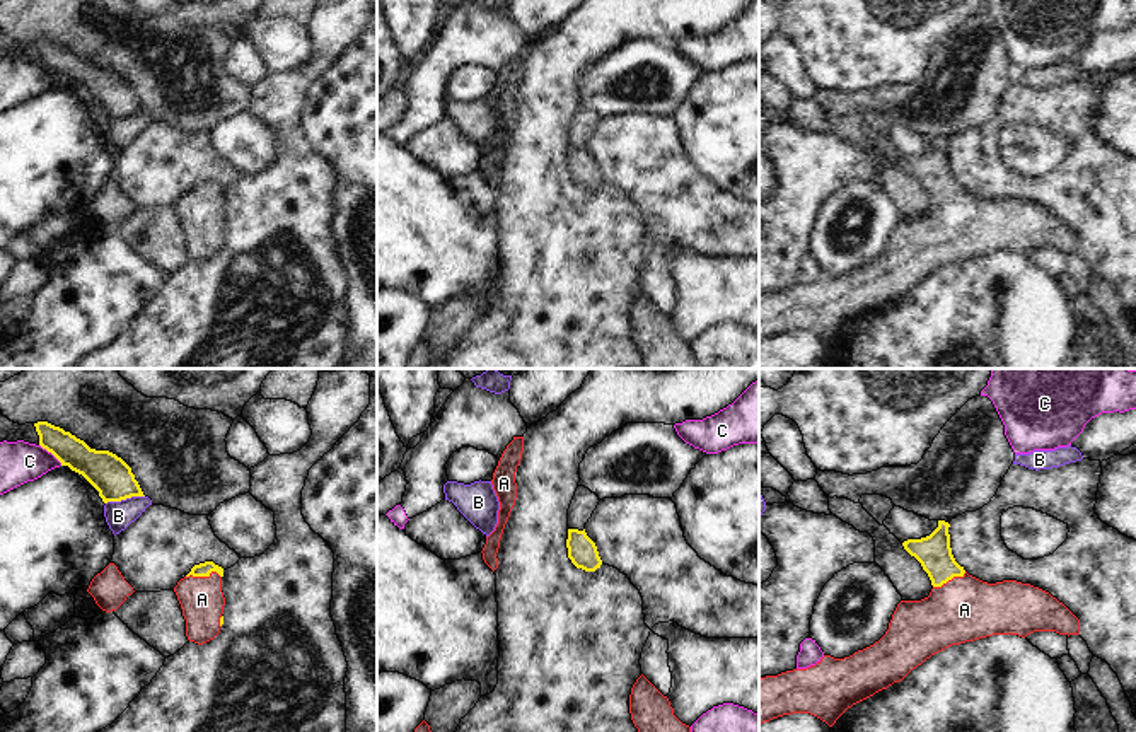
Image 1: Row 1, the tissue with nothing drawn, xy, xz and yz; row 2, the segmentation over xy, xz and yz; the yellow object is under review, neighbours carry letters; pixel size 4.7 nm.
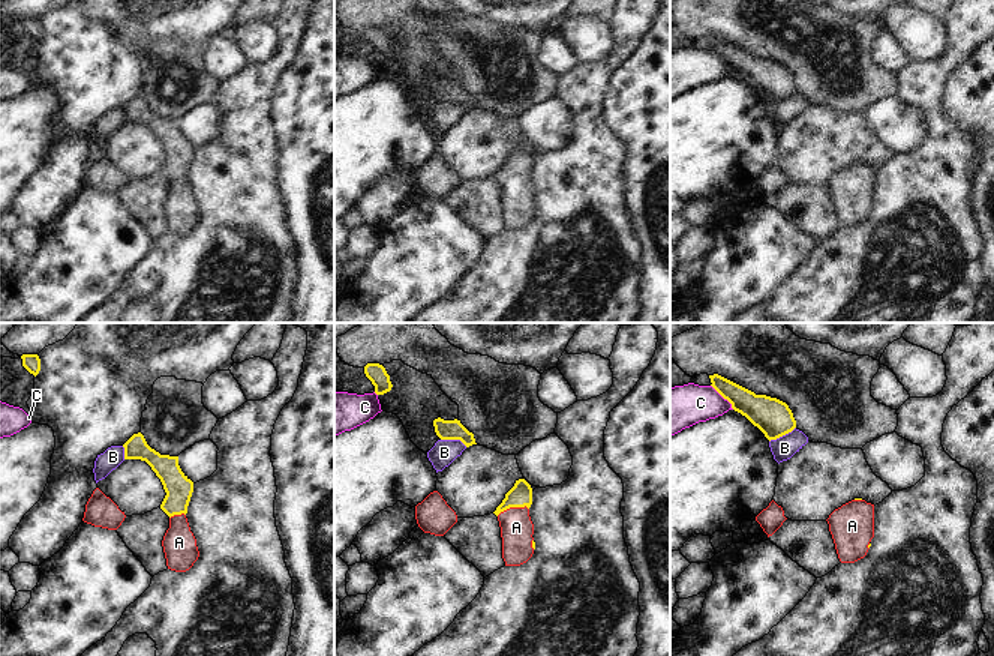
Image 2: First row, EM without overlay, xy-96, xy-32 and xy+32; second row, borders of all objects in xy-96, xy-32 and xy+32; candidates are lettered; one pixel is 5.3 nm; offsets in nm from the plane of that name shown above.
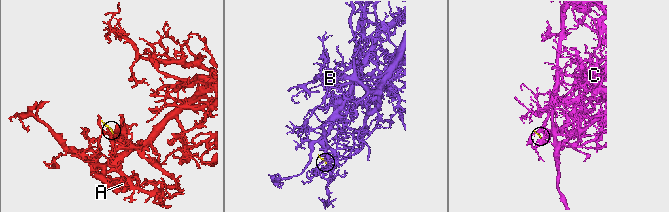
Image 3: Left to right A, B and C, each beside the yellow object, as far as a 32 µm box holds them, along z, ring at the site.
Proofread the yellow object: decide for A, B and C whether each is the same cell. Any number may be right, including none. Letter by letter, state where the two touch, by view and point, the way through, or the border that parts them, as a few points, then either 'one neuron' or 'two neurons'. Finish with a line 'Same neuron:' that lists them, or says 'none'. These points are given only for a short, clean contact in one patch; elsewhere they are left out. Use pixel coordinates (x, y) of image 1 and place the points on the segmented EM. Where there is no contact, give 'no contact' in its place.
A: xy (203, 575) | across xy (205, 569), (203, 575), (202, 599) | one neuron
B: xy (125, 499) | two neurons
C: xy (52, 453) | along xy (40, 444), (62, 464) | two neurons
Same neuron: A

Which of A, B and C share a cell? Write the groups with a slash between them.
A / B / C

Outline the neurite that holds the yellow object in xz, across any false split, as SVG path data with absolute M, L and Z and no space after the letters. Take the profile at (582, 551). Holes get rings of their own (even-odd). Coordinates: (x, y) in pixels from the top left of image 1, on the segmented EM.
M568 529L568 558L577 568L585 572L595 572L600 568L602 560L599 556L595 543L587 536L585 529Z

